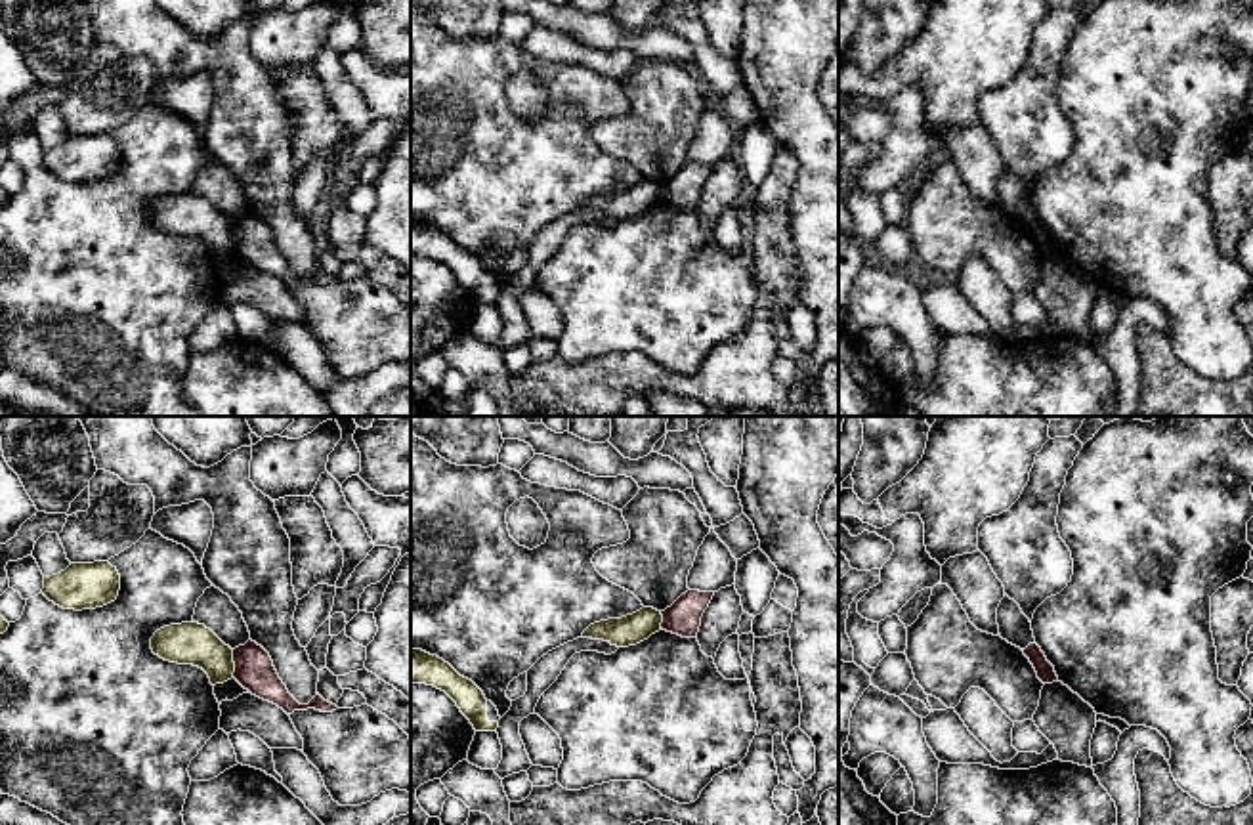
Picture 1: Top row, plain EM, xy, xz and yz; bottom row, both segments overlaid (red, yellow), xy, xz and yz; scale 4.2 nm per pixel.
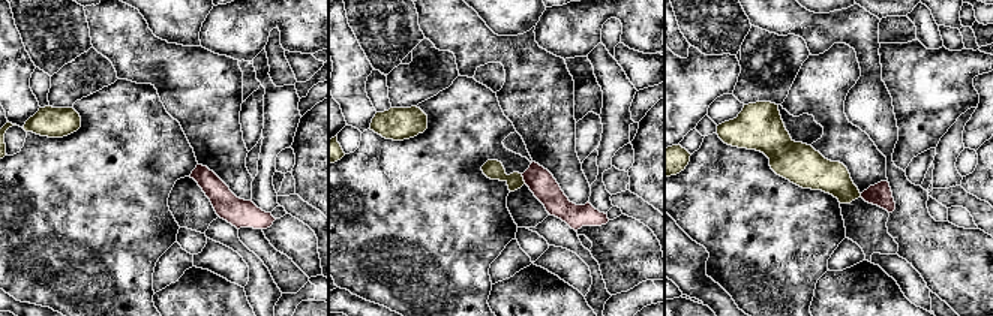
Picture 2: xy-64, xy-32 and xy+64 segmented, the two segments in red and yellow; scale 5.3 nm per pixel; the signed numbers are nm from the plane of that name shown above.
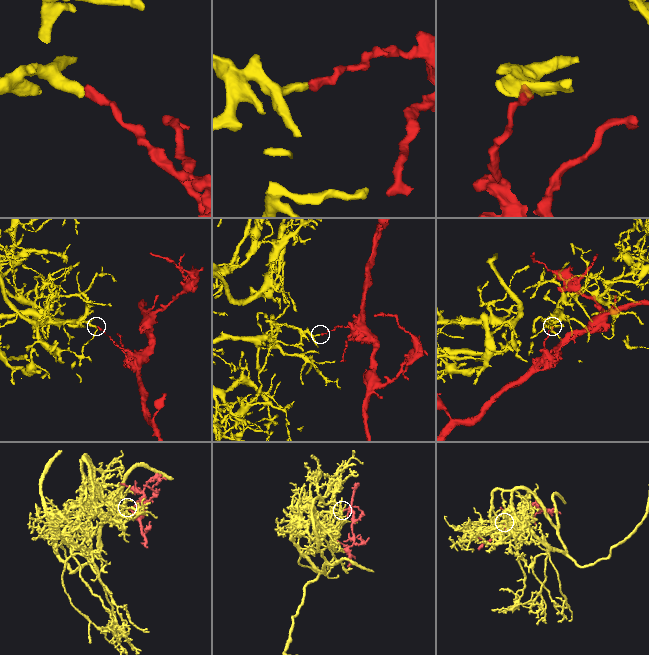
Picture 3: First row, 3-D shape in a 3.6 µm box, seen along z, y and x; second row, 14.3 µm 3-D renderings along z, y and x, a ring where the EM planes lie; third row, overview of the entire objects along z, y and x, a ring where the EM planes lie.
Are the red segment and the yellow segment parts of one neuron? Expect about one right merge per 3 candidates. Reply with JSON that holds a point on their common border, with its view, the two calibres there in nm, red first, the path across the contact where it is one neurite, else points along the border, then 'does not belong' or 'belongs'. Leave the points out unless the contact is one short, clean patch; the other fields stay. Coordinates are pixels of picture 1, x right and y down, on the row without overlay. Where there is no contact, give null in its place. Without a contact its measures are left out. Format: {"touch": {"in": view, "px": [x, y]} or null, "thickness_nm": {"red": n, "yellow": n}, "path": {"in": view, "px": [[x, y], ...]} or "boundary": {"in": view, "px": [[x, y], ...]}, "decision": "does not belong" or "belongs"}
{"touch": {"in": "xy", "px": [233, 233]}, "thickness_nm": {"red": 170, "yellow": 180}, "decision": "does not belong"}

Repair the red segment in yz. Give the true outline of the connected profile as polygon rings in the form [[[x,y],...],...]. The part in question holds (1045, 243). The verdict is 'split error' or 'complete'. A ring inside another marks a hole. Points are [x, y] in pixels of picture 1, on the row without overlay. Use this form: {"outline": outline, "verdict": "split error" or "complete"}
{"outline": [[[1033,214],[1030,216],[1026,222],[1022,222],[1024,227],[1030,231],[1030,235],[1033,237],[1037,250],[1043,256],[1052,256],[1058,252],[1054,239],[1047,233],[1045,225],[1041,223],[1041,220]]], "verdict": "complete"}

